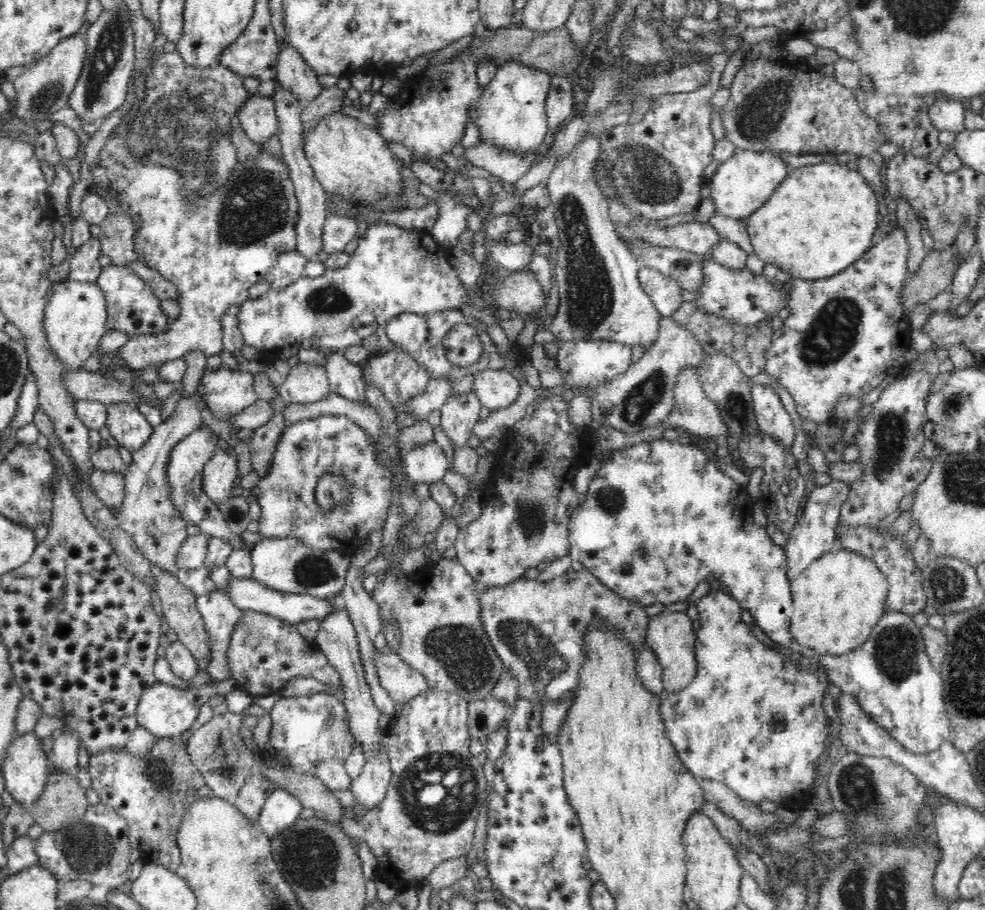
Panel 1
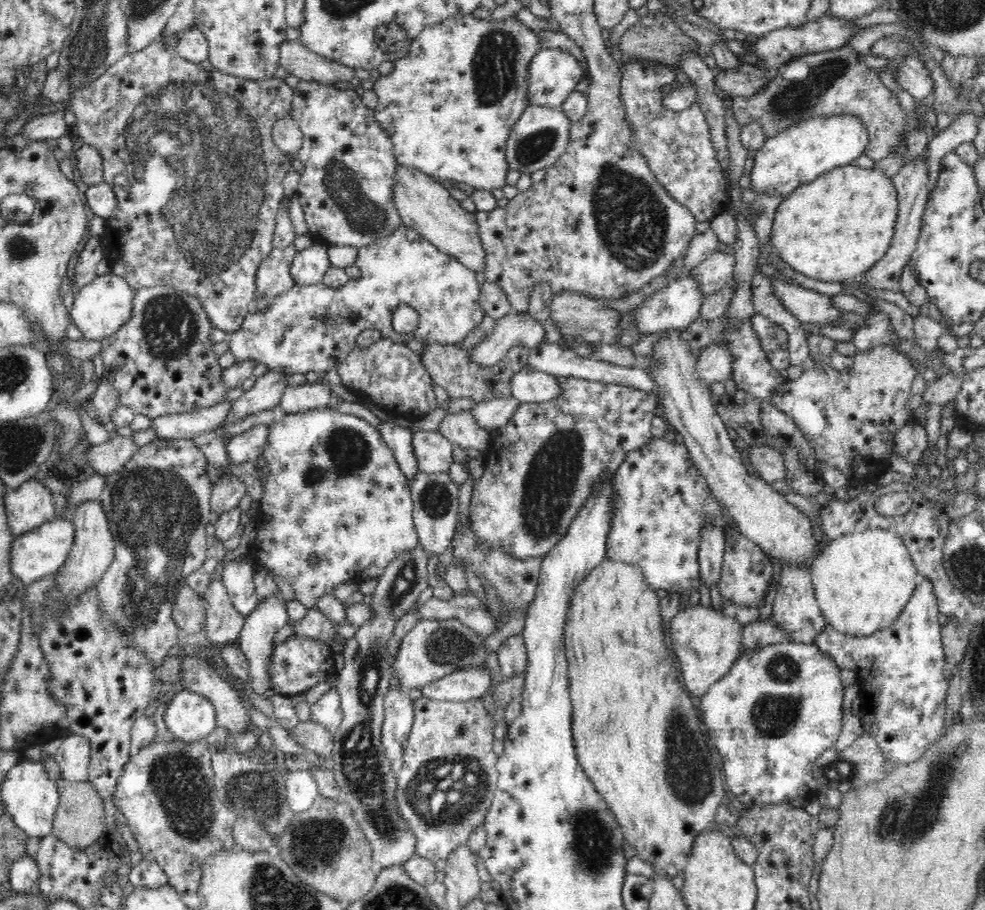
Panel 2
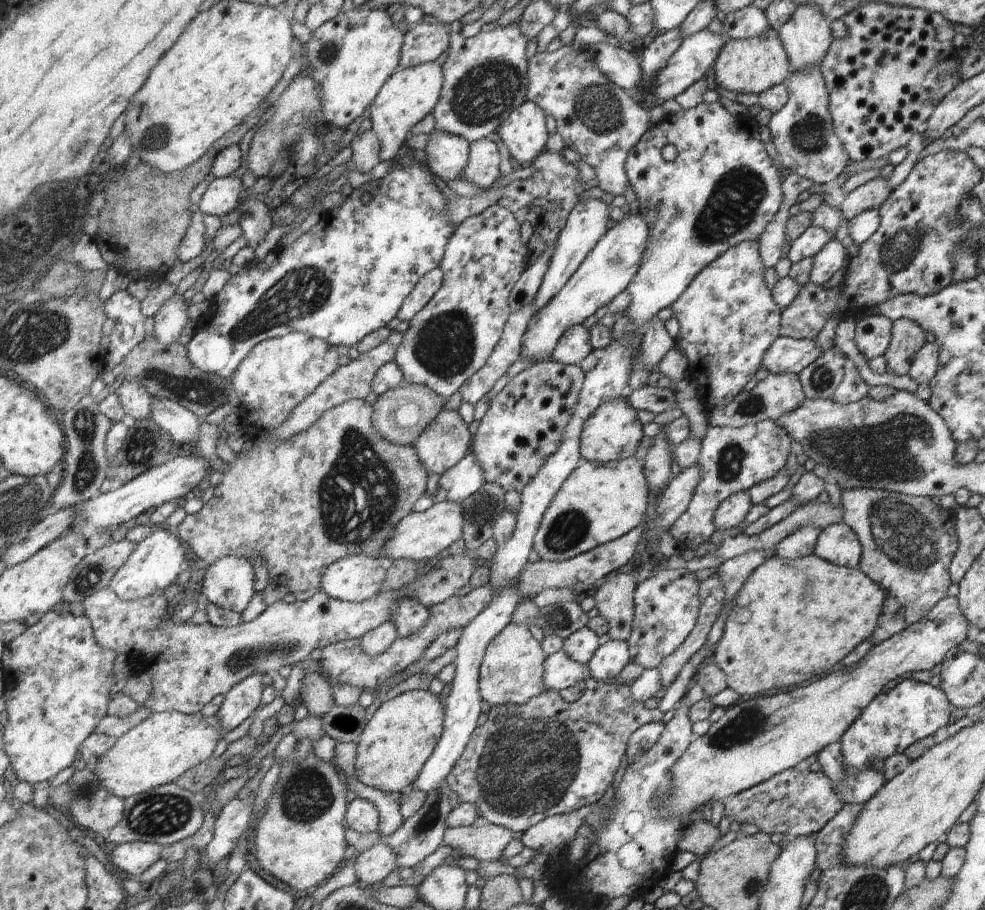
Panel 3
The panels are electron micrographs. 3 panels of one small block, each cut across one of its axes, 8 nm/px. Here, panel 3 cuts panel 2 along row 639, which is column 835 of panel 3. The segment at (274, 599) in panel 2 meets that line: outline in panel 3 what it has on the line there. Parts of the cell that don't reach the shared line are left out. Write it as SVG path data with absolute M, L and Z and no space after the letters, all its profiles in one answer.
M831 239L812 257L808 282L817 286L825 284L845 263L846 254L842 243L837 239Z

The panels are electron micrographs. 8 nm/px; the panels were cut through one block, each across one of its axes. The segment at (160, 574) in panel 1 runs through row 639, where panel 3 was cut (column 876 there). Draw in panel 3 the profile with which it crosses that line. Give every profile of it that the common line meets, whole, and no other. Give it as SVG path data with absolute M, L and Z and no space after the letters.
M875 177L862 185L857 186L847 196L839 206L841 218L851 220L861 212L878 209L883 200L889 194L890 188L887 186L887 179Z

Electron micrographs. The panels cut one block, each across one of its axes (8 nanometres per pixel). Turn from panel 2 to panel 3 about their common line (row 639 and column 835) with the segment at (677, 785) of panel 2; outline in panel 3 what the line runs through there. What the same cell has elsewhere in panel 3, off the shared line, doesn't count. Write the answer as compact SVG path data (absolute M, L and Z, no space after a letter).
M813 553L793 560L773 556L765 560L763 564L759 564L759 566L749 574L749 578L745 580L741 588L735 593L733 602L731 602L731 608L727 610L727 618L723 625L721 638L719 638L719 642L717 642L711 650L710 661L723 672L726 688L737 692L741 699L757 697L763 692L767 692L767 690L773 688L785 688L793 684L799 684L810 677L813 678L813 676L827 673L827 670L829 670L833 664L837 664L837 662L843 660L857 644L871 636L871 633L875 630L877 618L881 615L881 606L883 606L884 598L885 592L883 592L883 589L879 588L874 582L871 582L871 579L867 578L867 575L863 574L858 567L834 565L826 560L817 558Z

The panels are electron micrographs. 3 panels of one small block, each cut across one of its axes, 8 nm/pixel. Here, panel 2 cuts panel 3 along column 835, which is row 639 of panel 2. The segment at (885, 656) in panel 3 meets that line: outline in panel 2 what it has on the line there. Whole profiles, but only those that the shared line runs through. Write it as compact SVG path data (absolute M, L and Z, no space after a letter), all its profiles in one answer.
M687 606L672 618L670 644L678 659L678 666L684 678L686 692L694 699L706 694L706 690L734 664L742 647L742 629L735 624L732 612L716 612L711 607Z

